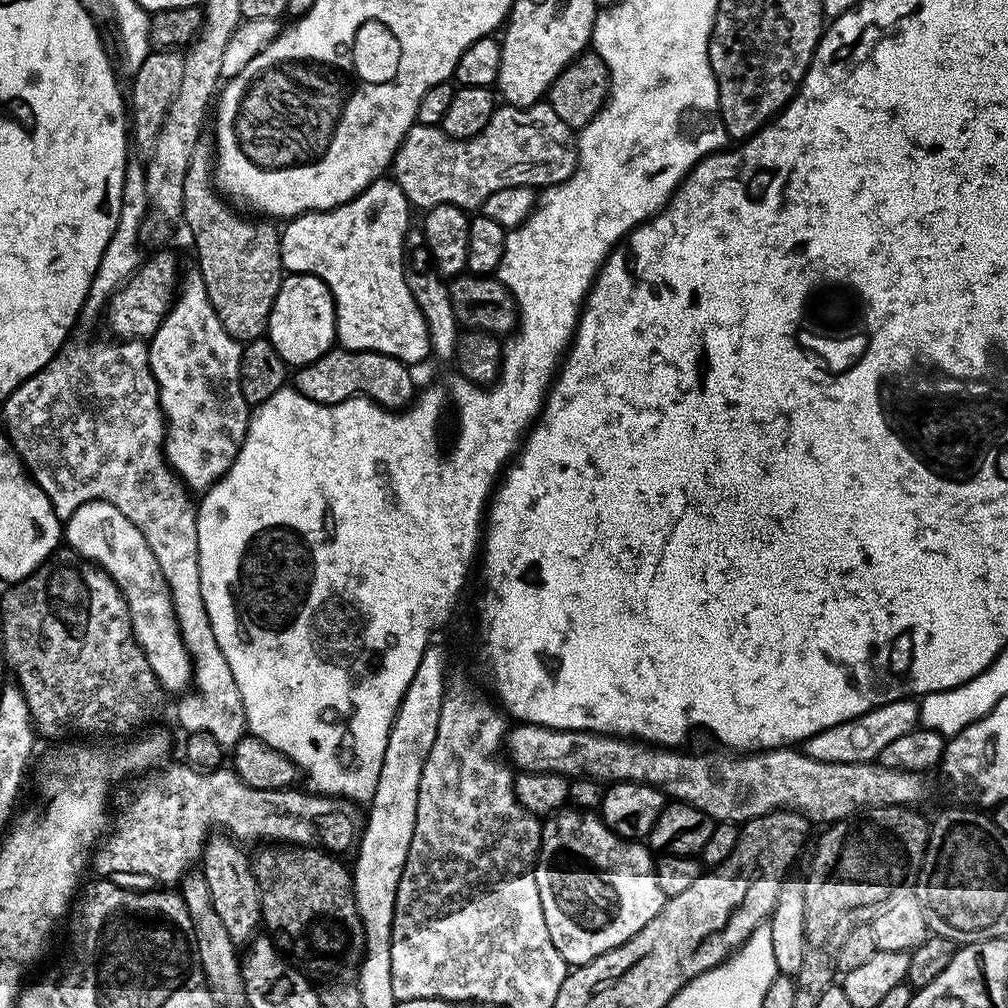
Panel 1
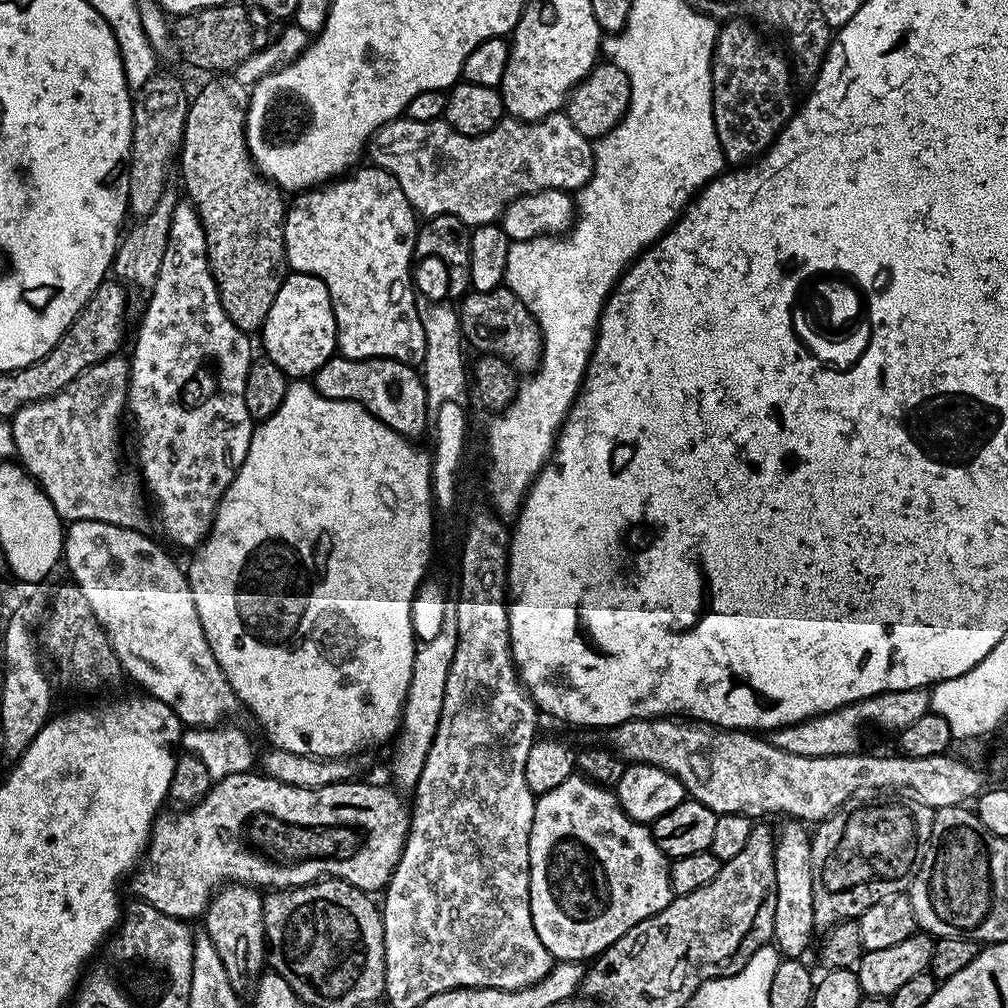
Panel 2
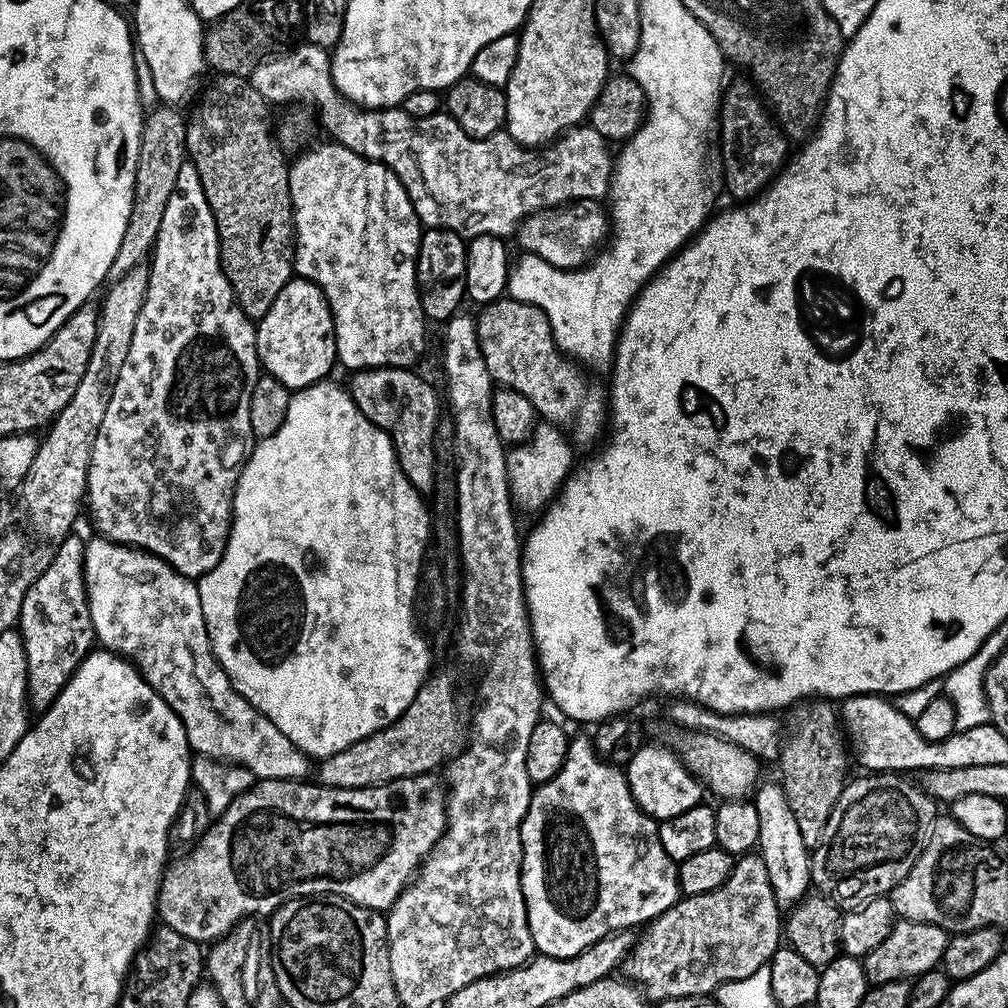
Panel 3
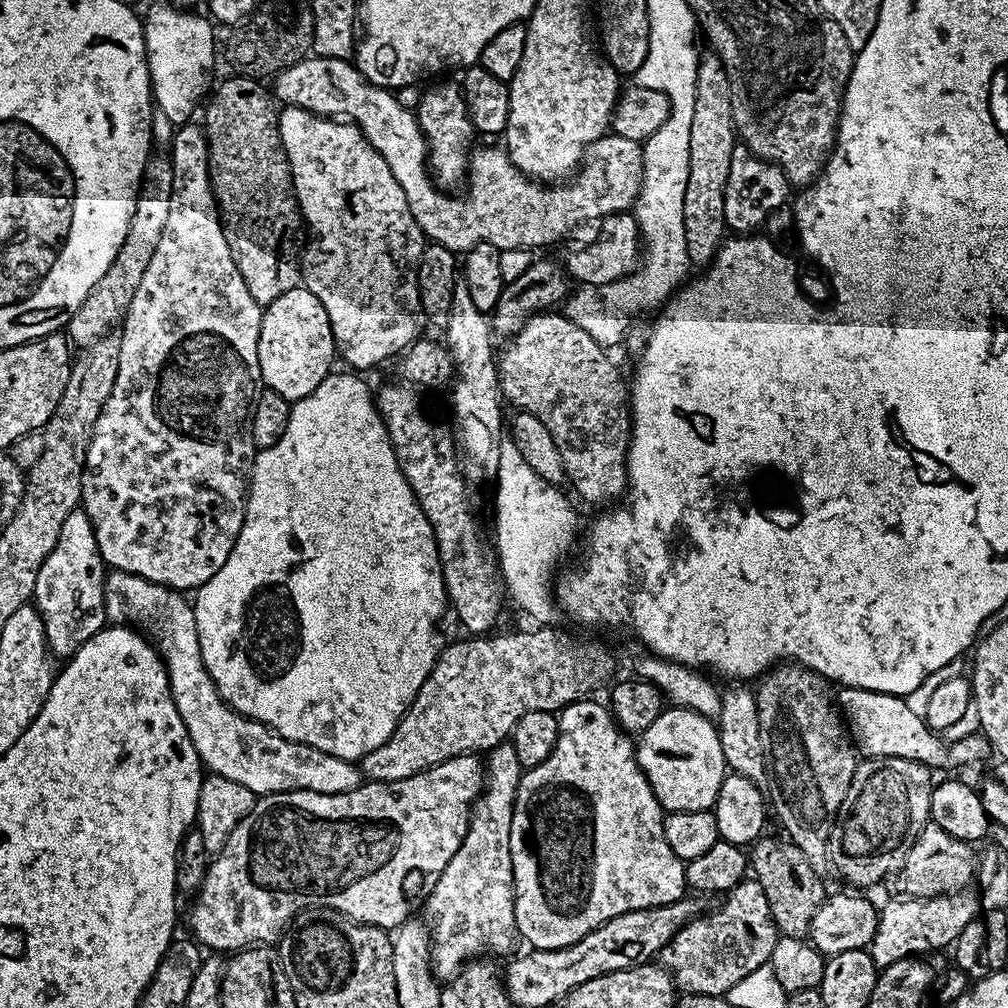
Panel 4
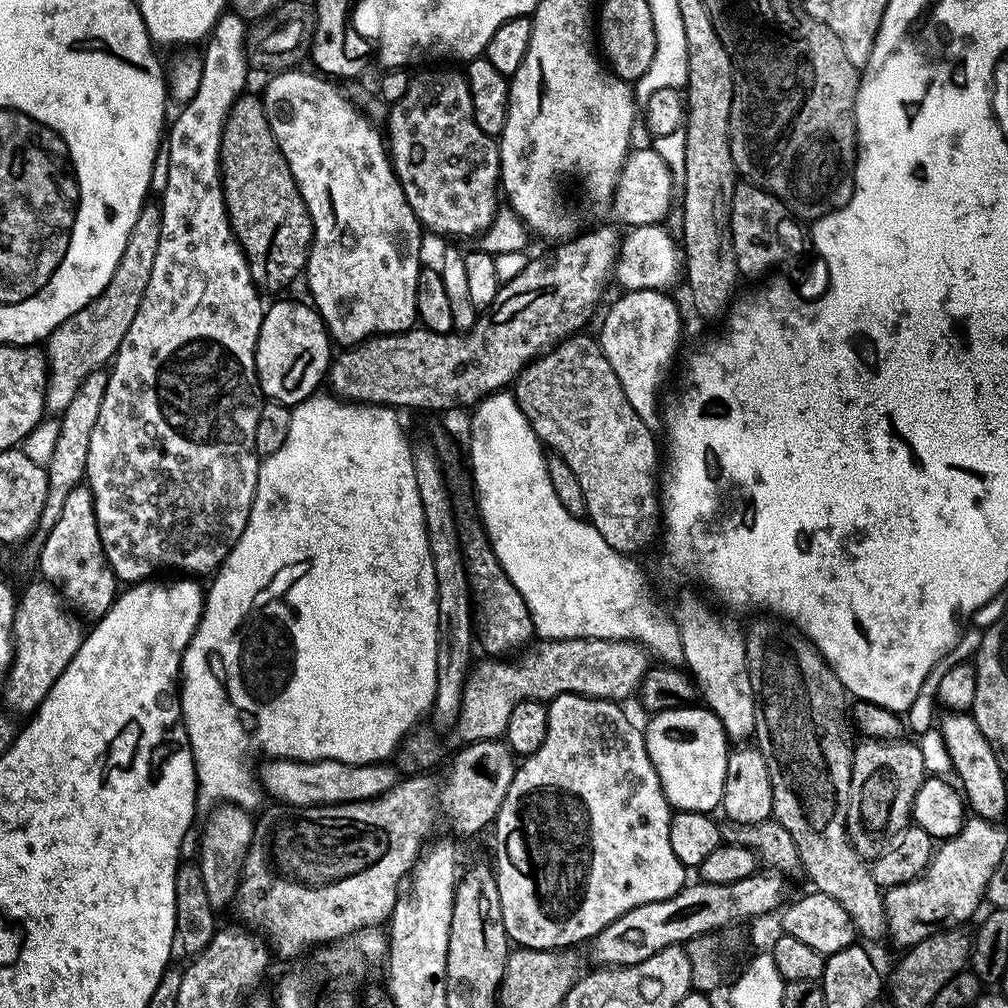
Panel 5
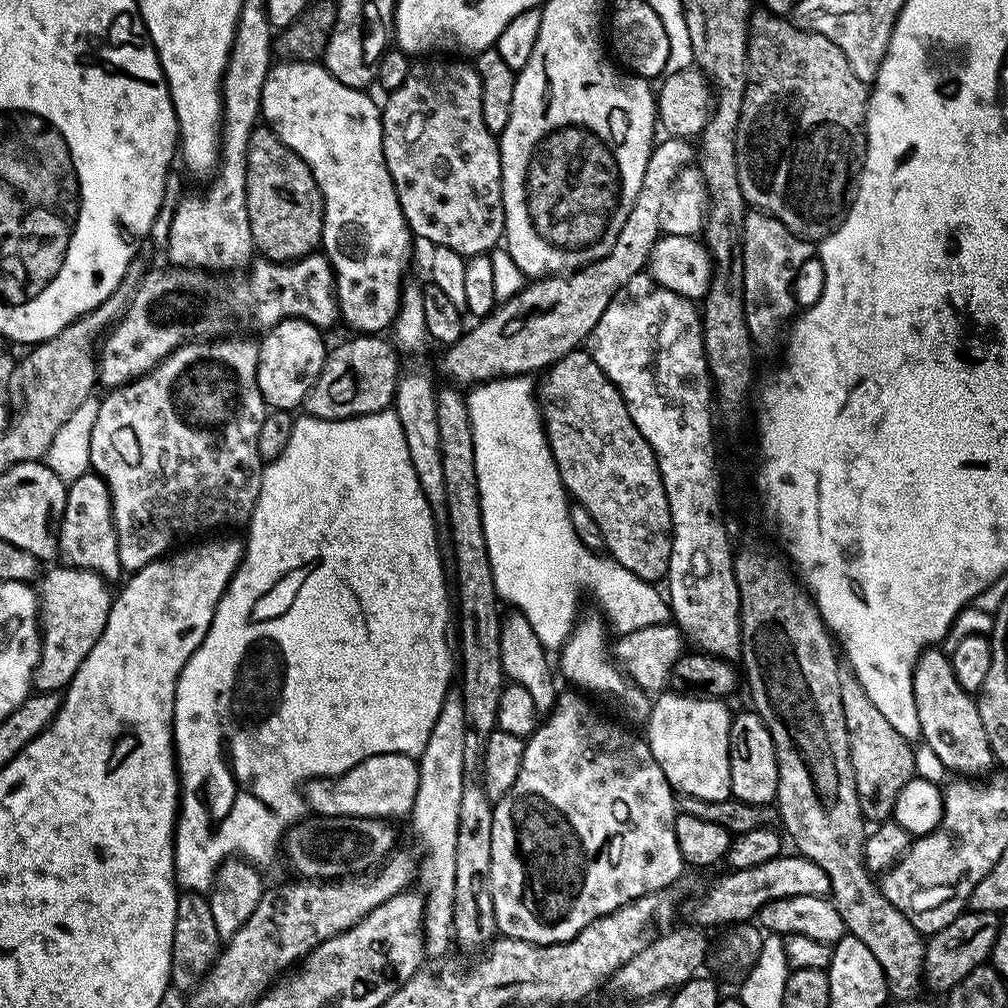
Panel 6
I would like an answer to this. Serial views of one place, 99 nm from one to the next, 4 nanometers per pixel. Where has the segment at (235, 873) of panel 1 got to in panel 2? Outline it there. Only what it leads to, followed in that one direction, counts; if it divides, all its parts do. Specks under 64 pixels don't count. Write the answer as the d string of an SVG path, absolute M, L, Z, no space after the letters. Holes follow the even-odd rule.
M229 882L209 899L208 907L202 917L203 931L214 942L214 950L218 950L218 958L222 958L222 966L226 966L226 974L230 982L241 994L251 993L256 987L266 968L266 941L264 938L264 896L257 889L247 884Z

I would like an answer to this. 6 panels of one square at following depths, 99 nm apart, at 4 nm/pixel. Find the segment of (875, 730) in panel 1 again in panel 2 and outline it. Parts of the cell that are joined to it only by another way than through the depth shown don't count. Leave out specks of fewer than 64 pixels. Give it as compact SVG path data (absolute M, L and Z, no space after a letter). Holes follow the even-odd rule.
M928 688L914 690L894 690L872 696L869 700L859 700L857 704L847 704L826 712L822 716L814 716L803 720L800 724L791 724L785 728L777 728L771 733L770 743L799 756L841 756L861 751L860 731L863 728L881 728L884 732L899 734L905 732L918 718L930 711L928 707Z

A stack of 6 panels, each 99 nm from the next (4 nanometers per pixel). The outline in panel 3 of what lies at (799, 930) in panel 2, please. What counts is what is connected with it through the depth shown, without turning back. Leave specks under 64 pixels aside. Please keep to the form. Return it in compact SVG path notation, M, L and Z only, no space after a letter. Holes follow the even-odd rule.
M761 783L754 792L760 827L758 855L762 862L766 862L766 874L770 874L770 886L776 895L776 903L781 909L788 910L809 895L812 888L810 845L802 838L802 830L798 830L794 810L790 810L790 802L786 802L783 787L779 783L763 784Z

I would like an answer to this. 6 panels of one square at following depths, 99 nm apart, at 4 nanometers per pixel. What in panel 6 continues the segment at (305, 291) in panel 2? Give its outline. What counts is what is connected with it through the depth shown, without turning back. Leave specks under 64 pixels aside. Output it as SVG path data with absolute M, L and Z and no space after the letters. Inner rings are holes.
M280 320L272 328L263 333L264 340L259 341L260 353L258 354L258 390L262 394L265 405L272 410L296 410L303 405L308 396L310 386L318 378L324 365L326 343L322 337L321 329L314 327L308 320Z

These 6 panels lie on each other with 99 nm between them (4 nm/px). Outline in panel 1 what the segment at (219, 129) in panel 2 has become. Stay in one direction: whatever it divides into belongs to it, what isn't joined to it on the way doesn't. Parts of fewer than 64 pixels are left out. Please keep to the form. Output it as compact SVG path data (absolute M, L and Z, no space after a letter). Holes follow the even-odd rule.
M207 143L197 144L190 158L190 170L186 170L186 190L182 190L182 206L184 207L183 223L188 223L188 232L196 243L196 260L200 277L204 279L206 294L210 298L210 306L214 306L214 314L218 314L218 322L235 340L247 342L261 339L267 333L270 310L274 306L274 298L282 286L286 275L284 263L280 257L280 232L275 223L264 218L247 220L235 212L237 209L215 187L214 184L214 152Z

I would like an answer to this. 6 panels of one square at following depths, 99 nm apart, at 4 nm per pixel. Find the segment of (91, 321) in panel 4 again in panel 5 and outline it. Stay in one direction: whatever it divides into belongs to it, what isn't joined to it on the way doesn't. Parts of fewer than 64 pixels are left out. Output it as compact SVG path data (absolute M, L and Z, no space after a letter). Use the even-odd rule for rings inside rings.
M145 203L138 214L138 222L134 222L134 230L130 230L130 242L126 242L126 250L122 250L122 258L118 258L114 278L110 278L102 294L98 294L89 304L82 306L82 310L66 318L66 322L59 324L48 335L48 385L44 407L49 413L63 414L88 375L101 371L115 357L122 346L122 338L126 338L126 330L130 330L130 322L134 322L134 314L138 314L142 306L146 286L150 286L154 258L158 254L158 238L162 234L160 204L152 203Z

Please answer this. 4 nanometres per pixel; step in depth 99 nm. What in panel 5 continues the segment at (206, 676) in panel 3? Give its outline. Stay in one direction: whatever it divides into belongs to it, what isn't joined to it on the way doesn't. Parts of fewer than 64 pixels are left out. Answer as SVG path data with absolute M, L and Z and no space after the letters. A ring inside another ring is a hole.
M273 760L267 761L264 769L259 769L258 779L263 791L273 796L273 801L283 802L293 808L309 808L315 804L352 804L356 800L375 800L383 792L389 792L398 782L395 767L387 768L384 762L374 764L347 764L337 760Z

